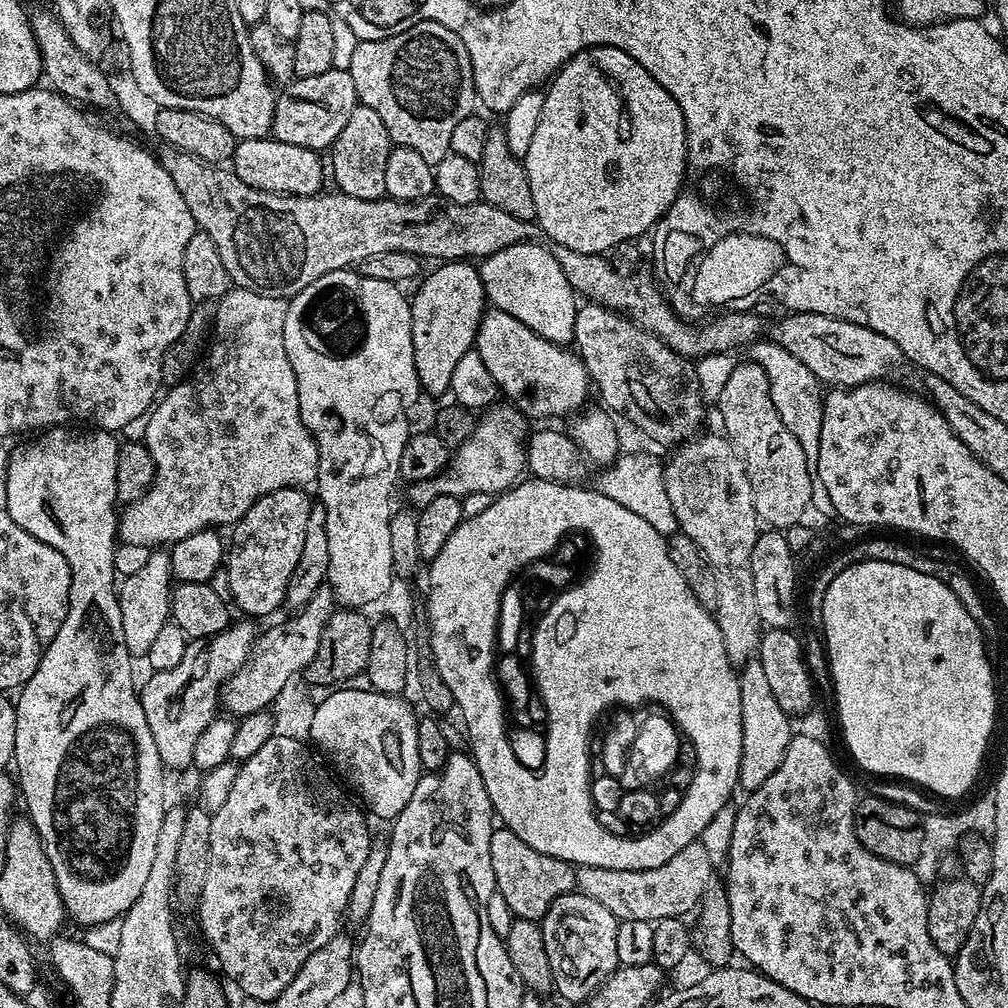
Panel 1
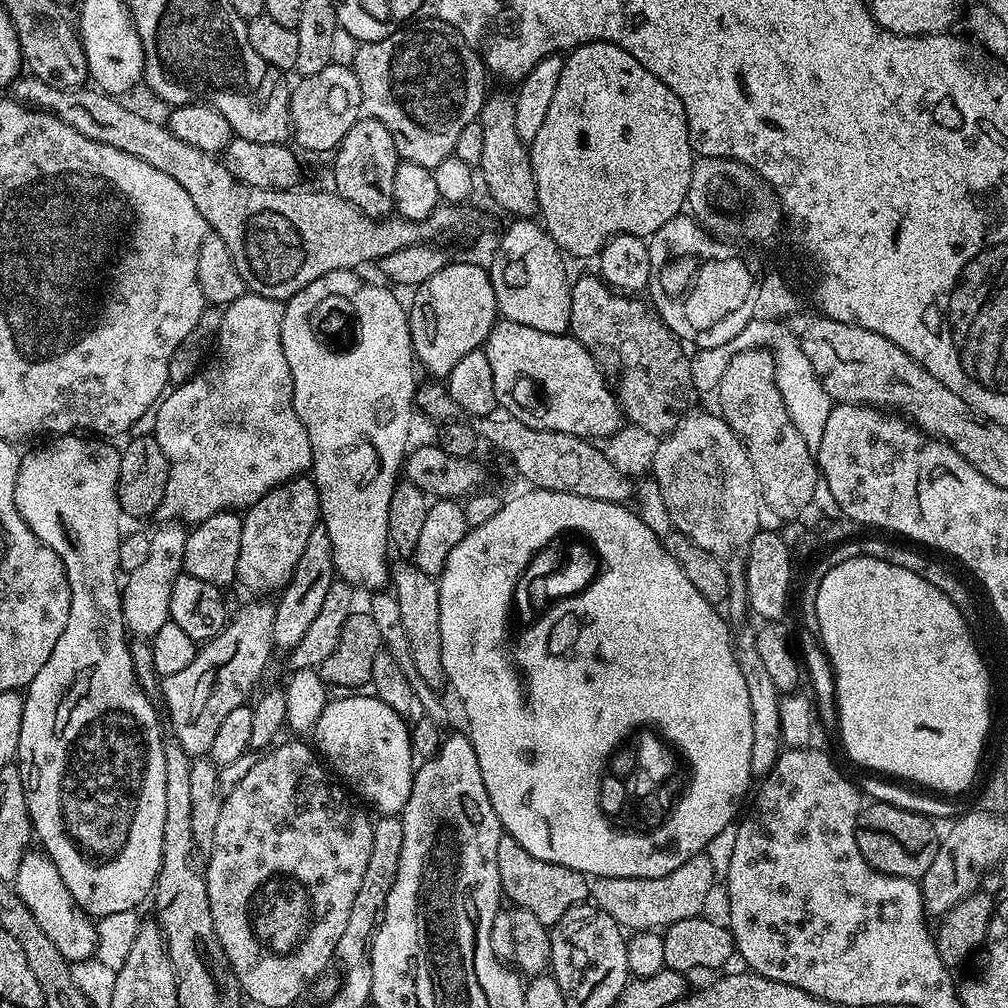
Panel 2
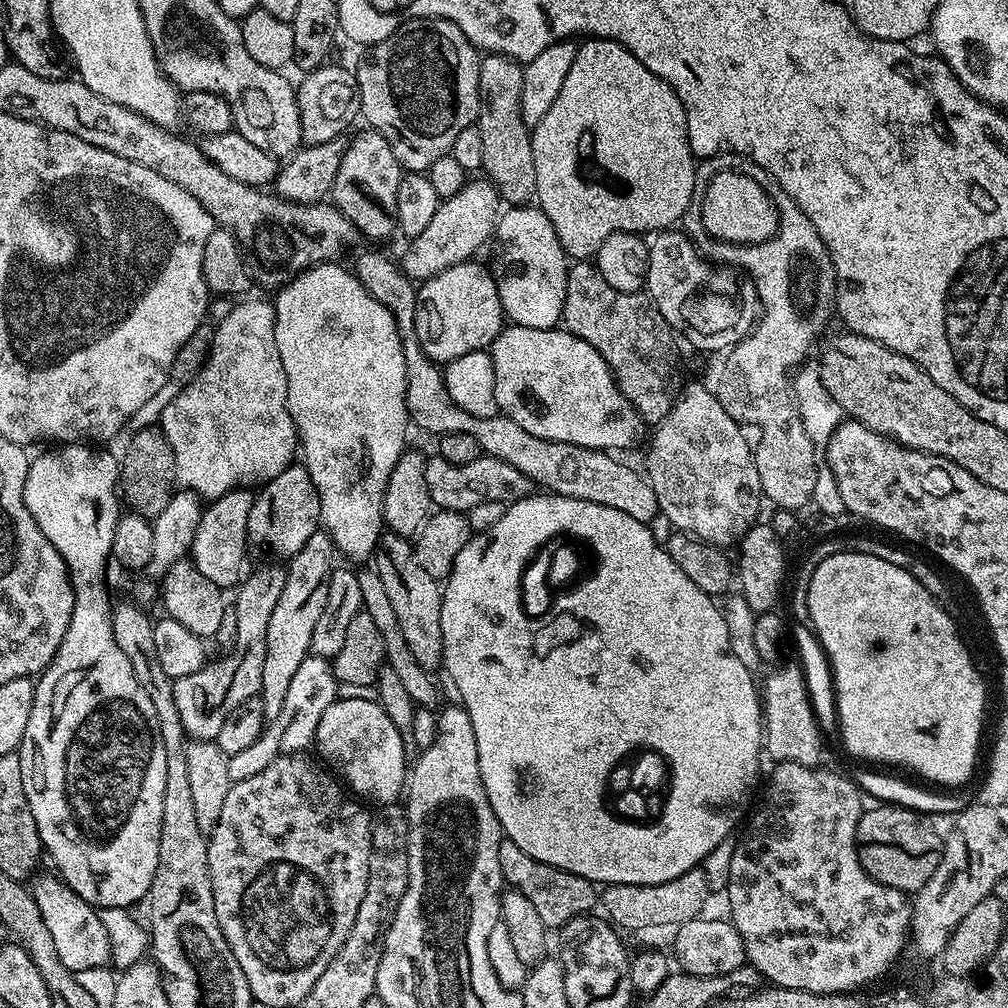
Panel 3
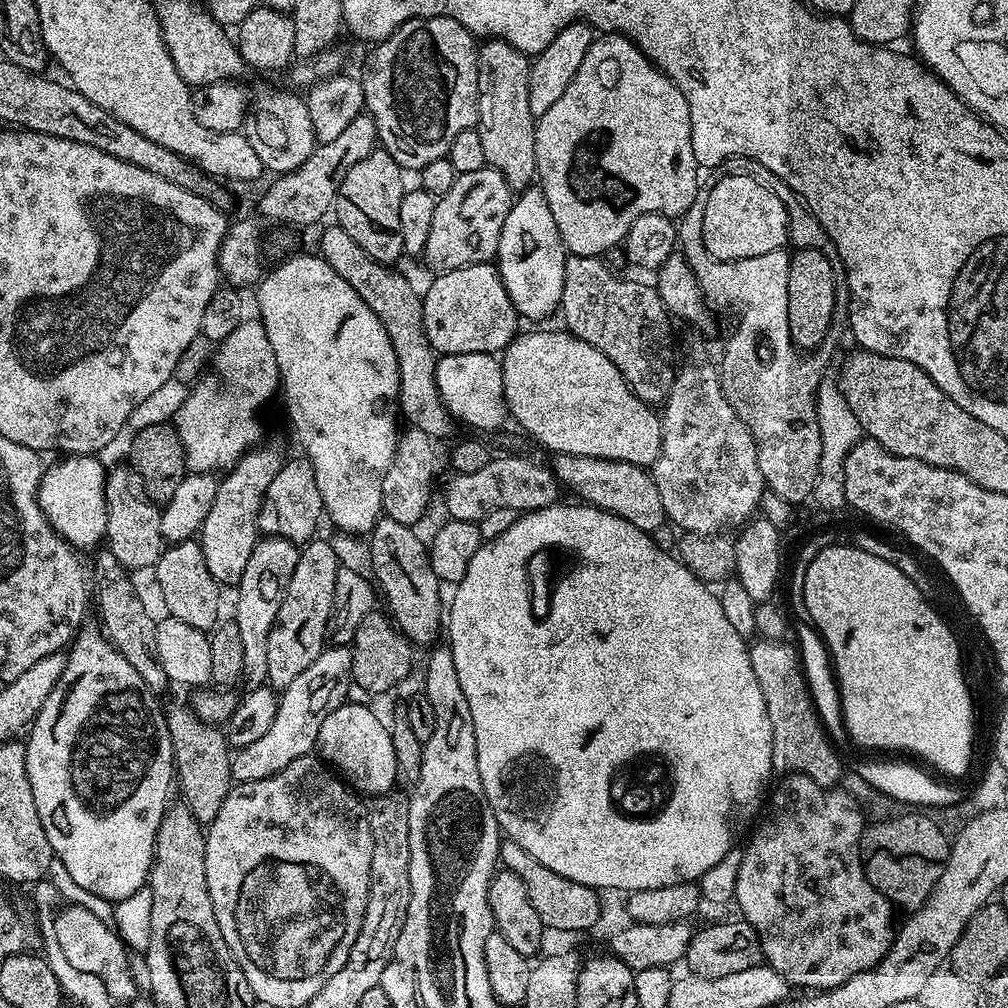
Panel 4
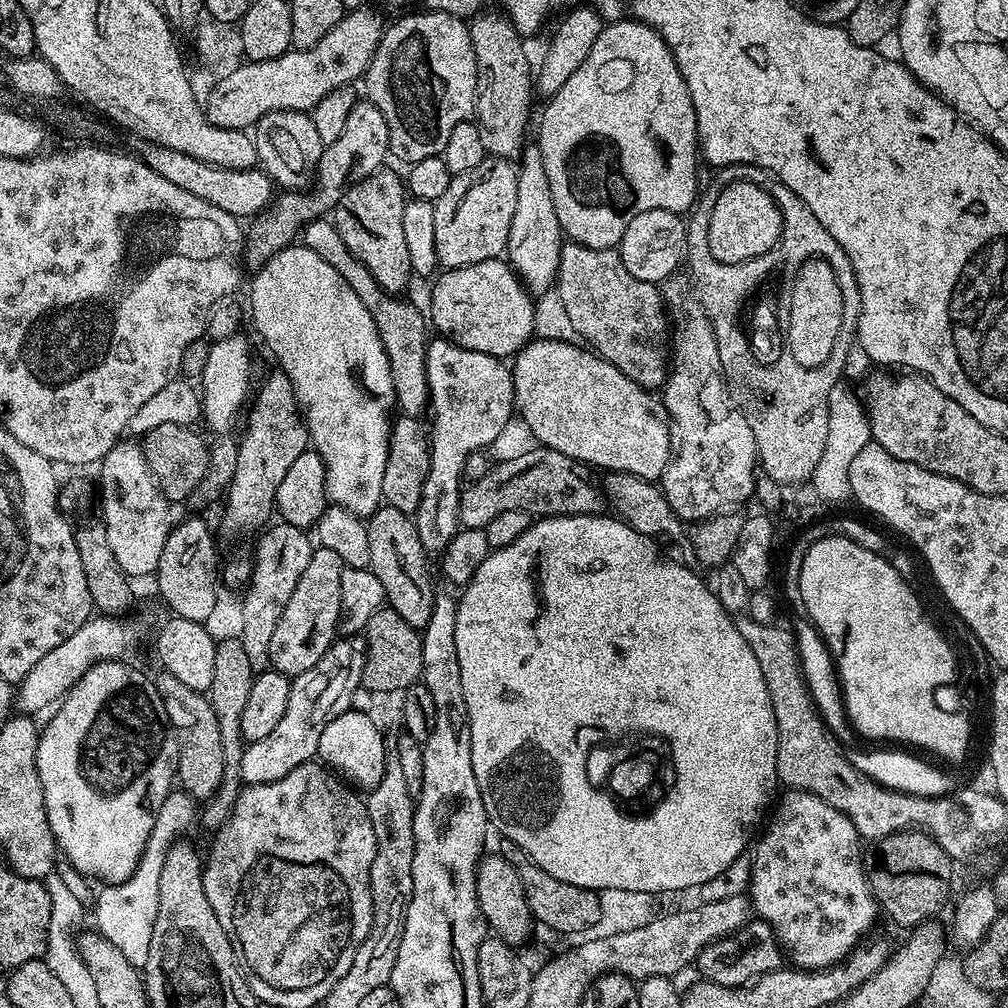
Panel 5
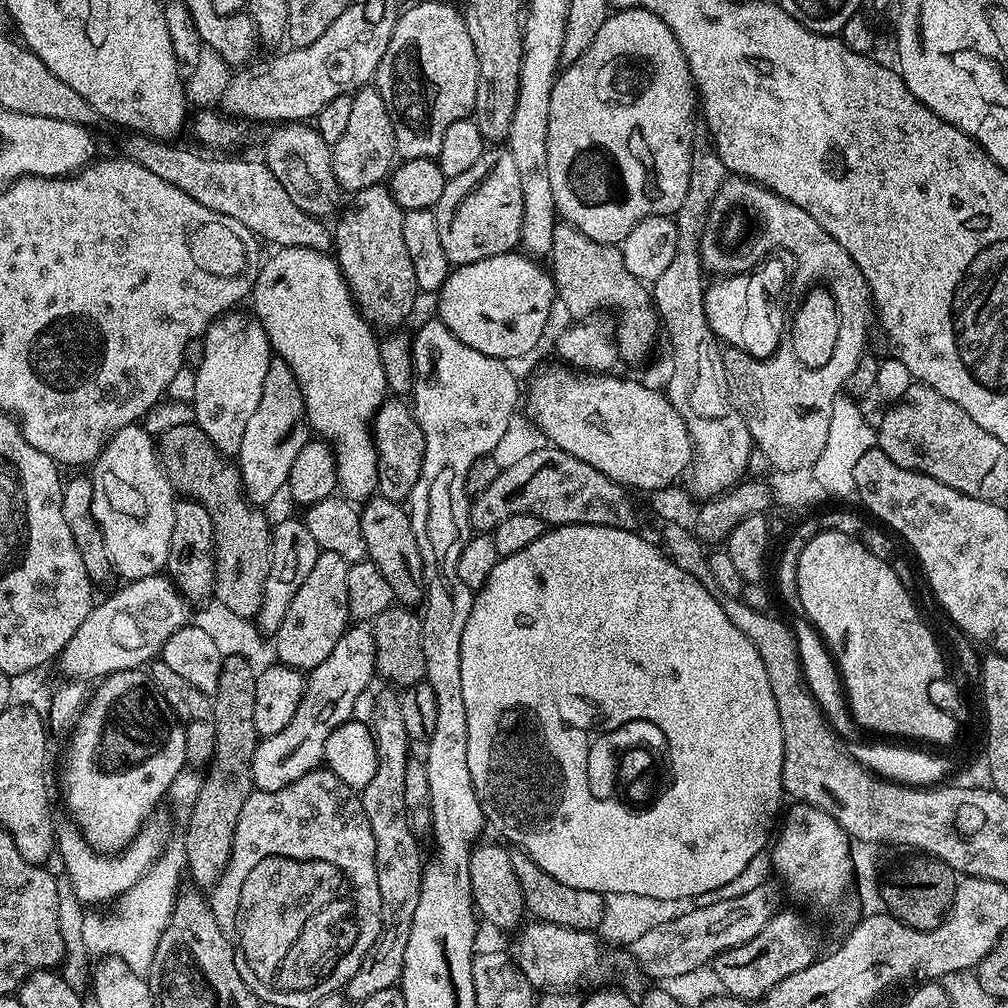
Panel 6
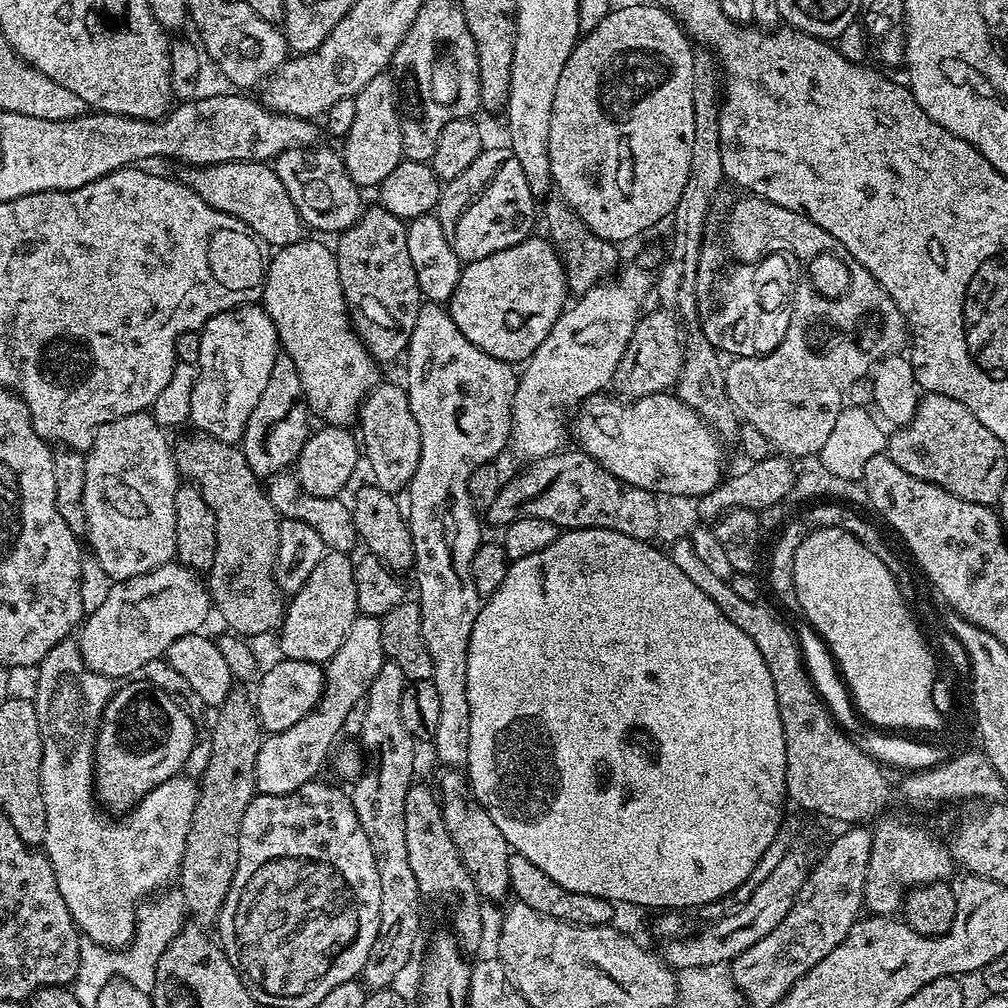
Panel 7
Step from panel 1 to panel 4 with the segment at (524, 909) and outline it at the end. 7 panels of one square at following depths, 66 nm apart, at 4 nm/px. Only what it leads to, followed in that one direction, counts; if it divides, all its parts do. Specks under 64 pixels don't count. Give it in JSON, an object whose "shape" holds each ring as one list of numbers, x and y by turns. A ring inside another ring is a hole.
{"shape":[[504,838,500,841,500,864,507,871,518,874,526,885,526,894,530,894,530,902,534,910,538,910,538,918,542,918,545,929,556,932,584,932,592,928,600,920,600,896,595,888,582,882,574,882,570,878,562,878,562,874,554,874,550,866,542,866,538,858,530,858,518,842]]}

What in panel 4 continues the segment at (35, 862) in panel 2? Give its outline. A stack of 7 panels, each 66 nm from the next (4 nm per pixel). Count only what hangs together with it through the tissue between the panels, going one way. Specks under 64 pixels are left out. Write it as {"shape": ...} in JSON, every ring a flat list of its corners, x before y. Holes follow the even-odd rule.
{"shape":[[69,903,61,907,55,915,54,934,59,946,62,946,64,962,74,970,97,975,105,983,113,1002,137,999,136,984,132,981,132,964,128,961,130,952,115,927,109,926,102,918,95,917,90,909,76,904]]}

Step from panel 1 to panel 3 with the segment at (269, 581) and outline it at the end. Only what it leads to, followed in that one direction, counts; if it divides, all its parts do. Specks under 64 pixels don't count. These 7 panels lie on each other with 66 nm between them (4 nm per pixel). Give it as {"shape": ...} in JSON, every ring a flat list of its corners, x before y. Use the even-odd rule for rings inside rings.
{"shape":[[293,462,255,493,250,506,248,542,253,549,265,548,276,556,291,558,306,546,310,534,314,534,321,524,318,490,314,490,314,482,303,463]]}

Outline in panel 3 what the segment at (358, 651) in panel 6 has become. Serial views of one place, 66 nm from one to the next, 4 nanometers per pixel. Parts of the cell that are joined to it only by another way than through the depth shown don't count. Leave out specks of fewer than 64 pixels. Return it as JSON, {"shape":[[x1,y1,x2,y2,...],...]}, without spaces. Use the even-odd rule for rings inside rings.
{"shape":[[309,655,304,659,302,665,298,666,289,689,286,690,286,697,283,698,278,717,265,725,263,734,253,745,229,757,227,770,232,782,245,781,251,775,266,770,280,755,295,755,310,748,315,741,318,722,321,721,322,714,325,713,326,707,337,699,337,683,327,657]]}

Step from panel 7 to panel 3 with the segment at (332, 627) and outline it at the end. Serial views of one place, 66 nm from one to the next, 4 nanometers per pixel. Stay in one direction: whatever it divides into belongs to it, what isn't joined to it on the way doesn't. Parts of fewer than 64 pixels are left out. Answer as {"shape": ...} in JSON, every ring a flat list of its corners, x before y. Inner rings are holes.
{"shape":[[317,530,310,534,306,546,302,546,302,550,298,550,287,561,286,586,282,586,278,606,274,606,274,614,270,614,270,626,266,626,266,662,262,662,259,697,264,704,265,717,269,721,278,717,286,690,289,689,298,666,301,666,311,653,314,626,318,626,318,618,322,618,322,610,326,610,334,567,332,556,336,555,336,545,333,544,331,536,327,531]]}

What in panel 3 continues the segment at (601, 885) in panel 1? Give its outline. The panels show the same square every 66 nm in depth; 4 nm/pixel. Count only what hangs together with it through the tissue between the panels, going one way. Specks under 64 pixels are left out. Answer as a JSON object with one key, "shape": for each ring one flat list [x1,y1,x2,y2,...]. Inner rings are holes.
{"shape":[[703,867,691,868,686,874,670,882,654,886,637,884,610,884,602,892,603,915,617,929,624,928,668,928,697,919,708,900,708,876],[672,924,672,925,671,925]]}

